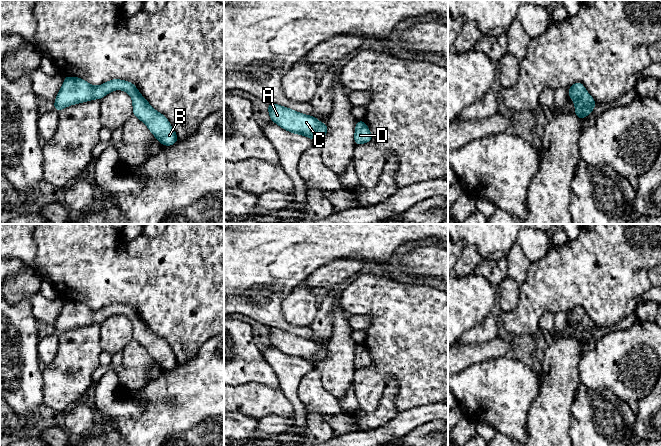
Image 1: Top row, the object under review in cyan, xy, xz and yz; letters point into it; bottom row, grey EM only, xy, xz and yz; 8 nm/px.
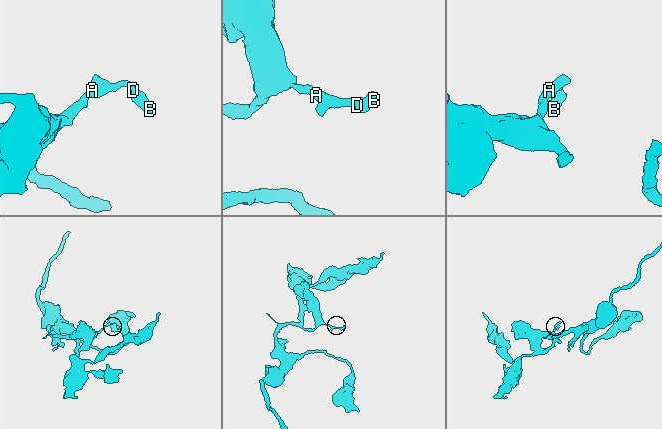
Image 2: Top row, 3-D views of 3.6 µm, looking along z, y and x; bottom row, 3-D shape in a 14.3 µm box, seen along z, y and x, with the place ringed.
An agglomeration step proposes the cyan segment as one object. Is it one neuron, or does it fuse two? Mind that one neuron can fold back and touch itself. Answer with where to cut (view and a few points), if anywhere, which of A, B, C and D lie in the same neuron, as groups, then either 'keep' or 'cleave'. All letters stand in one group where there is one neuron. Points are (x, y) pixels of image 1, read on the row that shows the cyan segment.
no cut; A B C D; keep

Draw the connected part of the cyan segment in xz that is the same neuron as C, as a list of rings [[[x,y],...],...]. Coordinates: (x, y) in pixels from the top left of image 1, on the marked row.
[[[269,103],[268,113],[272,122],[288,132],[307,136],[311,140],[324,137],[328,133],[326,123],[321,123],[316,117],[305,115],[288,107]]]

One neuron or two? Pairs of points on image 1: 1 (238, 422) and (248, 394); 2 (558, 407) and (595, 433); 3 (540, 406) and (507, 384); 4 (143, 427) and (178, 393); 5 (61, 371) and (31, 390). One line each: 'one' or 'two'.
1: two
2: two
3: two
4: one
5: two

